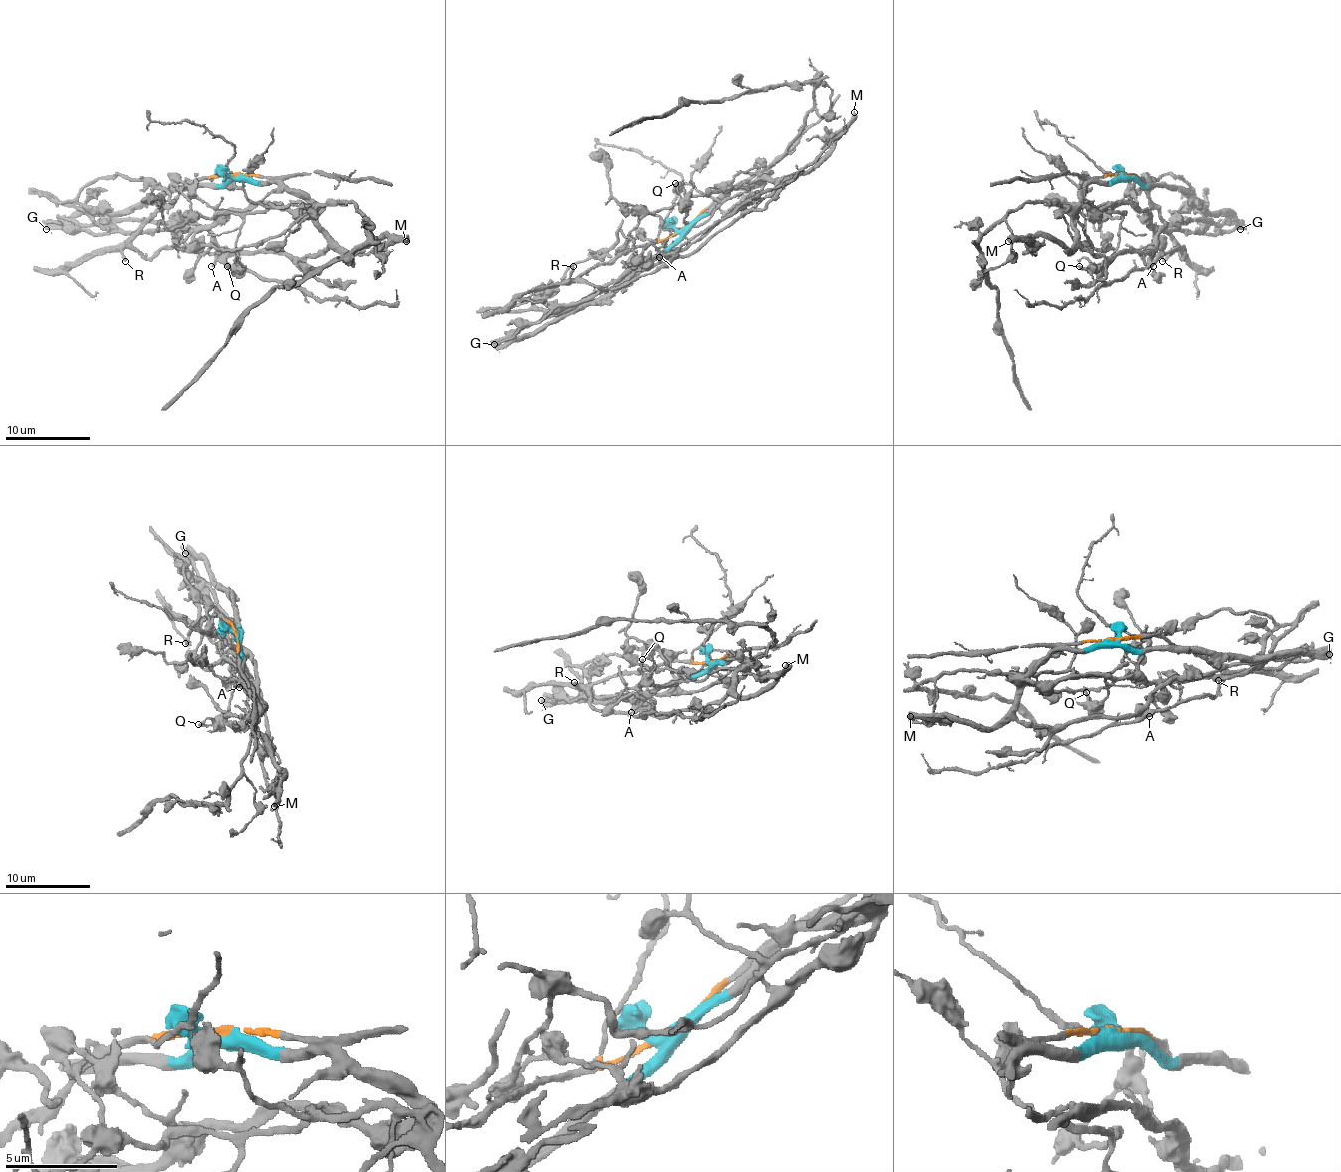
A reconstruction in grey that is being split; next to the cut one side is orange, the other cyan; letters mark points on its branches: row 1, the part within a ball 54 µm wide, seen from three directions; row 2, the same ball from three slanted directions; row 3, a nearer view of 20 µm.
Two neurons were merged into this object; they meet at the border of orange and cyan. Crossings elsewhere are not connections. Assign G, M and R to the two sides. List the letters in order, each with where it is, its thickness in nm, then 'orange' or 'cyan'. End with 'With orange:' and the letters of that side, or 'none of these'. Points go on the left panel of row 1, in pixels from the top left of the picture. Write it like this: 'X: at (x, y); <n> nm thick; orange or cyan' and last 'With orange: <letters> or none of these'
G: at (46, 229); 550 nm thick; cyan
M: at (406, 241); 500 nm thick; cyan
R: at (125, 261); 200 nm thick; orange
With orange: R

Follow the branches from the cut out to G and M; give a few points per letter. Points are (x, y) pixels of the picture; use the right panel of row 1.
G: (1125, 176), (1140, 184), (1175, 184), (1213, 223), (1241, 229)
M: (1125, 176), (1091, 182), (1085, 189), (1070, 251), (1044, 236), (1021, 236), (1008, 242)

